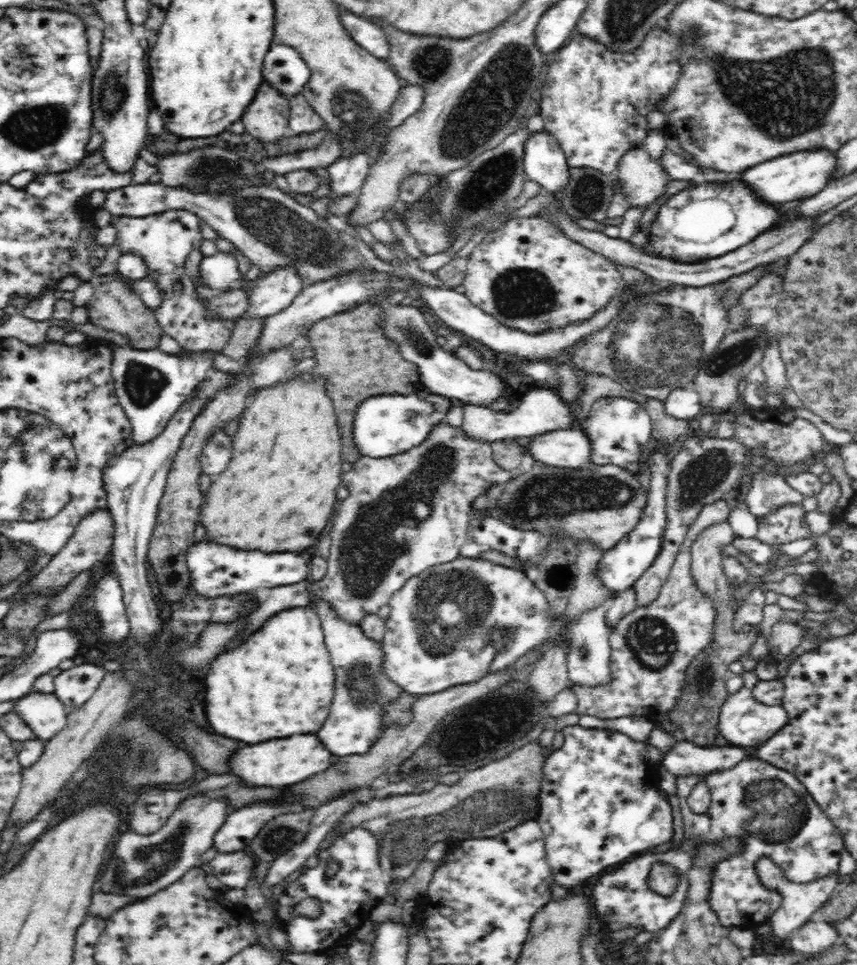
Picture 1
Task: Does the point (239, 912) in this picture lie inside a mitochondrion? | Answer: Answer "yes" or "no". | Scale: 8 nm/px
no

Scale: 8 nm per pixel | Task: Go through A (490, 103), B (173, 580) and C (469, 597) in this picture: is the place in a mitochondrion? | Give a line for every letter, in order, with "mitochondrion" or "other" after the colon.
A: mitochondrion
B: mitochondrion
C: mitochondrion

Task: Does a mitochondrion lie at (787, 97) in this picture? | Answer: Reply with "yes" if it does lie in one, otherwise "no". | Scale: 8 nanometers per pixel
yes

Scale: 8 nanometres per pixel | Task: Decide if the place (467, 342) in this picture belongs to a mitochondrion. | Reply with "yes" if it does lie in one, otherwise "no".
no

